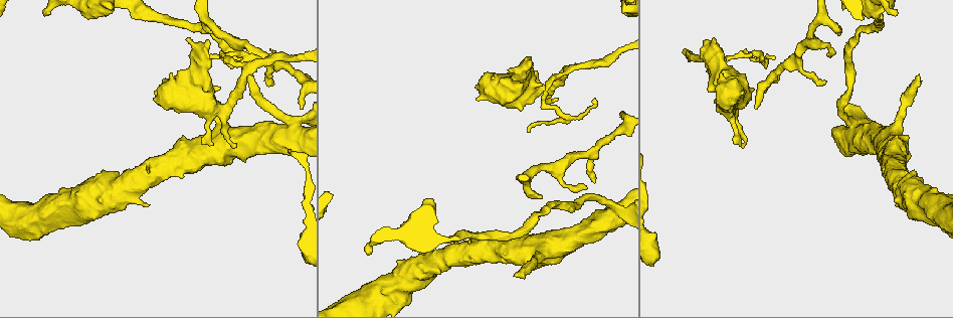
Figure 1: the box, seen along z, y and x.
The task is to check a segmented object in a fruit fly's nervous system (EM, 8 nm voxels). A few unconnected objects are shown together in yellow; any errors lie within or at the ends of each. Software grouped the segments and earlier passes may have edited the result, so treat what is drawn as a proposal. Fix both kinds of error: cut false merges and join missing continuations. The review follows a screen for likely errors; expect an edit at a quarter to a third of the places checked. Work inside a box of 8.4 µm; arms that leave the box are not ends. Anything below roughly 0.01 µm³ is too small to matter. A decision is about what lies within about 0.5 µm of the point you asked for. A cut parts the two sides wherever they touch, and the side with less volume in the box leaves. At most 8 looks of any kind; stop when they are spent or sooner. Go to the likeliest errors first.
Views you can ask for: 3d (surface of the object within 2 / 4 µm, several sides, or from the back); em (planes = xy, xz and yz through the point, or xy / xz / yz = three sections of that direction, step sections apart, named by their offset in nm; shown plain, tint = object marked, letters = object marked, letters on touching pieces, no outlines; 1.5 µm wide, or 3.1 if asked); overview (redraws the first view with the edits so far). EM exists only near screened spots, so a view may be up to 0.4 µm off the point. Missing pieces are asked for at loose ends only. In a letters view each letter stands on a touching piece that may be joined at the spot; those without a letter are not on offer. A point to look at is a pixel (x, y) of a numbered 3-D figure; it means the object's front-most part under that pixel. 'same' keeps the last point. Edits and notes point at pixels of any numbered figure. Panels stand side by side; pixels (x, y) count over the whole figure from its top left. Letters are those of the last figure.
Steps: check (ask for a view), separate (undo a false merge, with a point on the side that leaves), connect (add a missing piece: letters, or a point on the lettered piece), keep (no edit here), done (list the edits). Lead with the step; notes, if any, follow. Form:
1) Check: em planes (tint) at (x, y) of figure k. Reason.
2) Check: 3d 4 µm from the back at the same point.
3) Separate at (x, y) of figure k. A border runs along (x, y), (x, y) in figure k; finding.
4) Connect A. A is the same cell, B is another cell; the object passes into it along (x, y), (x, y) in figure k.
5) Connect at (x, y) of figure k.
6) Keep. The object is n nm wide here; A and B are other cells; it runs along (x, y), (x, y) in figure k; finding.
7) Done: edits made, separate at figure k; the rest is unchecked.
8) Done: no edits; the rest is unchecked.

Check: em planes (letters) at (620, 112) of figure 1. Tapers out.

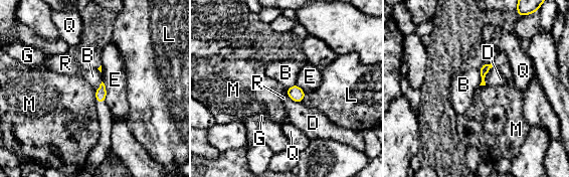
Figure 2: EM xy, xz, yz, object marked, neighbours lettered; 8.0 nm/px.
Keep. The longest contact is with E, 160 nm; B, D, E, G, L, M, Q and R are other cells; a border runs along (479, 69), (481, 76), (480, 84) in figure 2; none of them fits.

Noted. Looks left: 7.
Check: em xz step 4 (tint) at (527, 132) of figure 1. Free end.

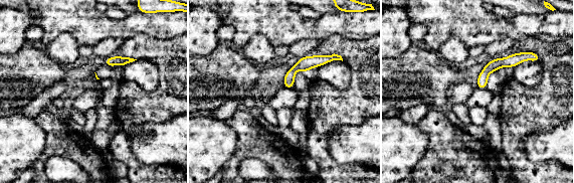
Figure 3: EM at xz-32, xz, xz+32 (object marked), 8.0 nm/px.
Check: em planes (letters) at the same point.

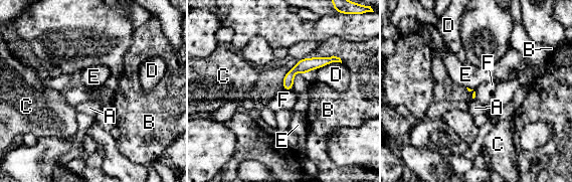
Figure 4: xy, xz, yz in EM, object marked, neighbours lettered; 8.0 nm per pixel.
Keep. A, B, C, D, E and F are other cells; a border runs along (282, 88), (292, 90) in figure 4; none of them fits.

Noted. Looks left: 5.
Check: 3d 4 µm at (564, 67) of figure 1. Abrupt turn.

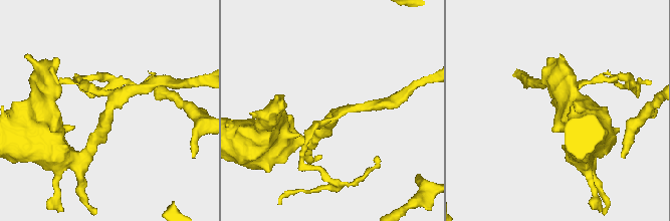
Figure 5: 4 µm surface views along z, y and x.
Check: em xy step 4 (tint) at (336, 110) of figure 5. Need the tissue.

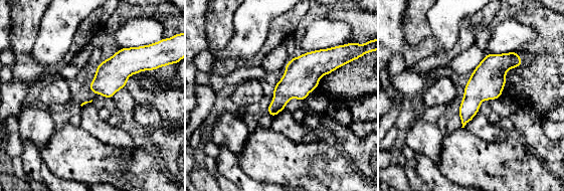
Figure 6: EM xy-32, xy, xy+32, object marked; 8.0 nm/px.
Check: em xy step 4 (letters) at the same point. What lies round it.

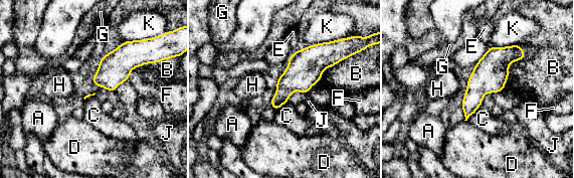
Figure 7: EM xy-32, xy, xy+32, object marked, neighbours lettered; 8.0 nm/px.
Keep. The object is 170 nm wide here; A, B, C, D, E, F, G, H, J and K are other cells; a border runs along (502, 91), (493, 94) in figure 7; continuous, no second neuron.

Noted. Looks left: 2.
Done: no edits; the rest is unchecked.

